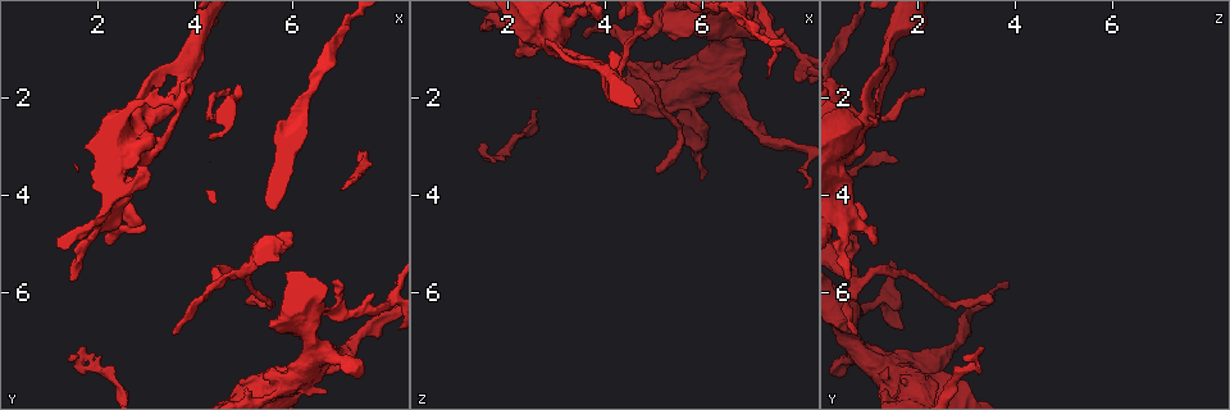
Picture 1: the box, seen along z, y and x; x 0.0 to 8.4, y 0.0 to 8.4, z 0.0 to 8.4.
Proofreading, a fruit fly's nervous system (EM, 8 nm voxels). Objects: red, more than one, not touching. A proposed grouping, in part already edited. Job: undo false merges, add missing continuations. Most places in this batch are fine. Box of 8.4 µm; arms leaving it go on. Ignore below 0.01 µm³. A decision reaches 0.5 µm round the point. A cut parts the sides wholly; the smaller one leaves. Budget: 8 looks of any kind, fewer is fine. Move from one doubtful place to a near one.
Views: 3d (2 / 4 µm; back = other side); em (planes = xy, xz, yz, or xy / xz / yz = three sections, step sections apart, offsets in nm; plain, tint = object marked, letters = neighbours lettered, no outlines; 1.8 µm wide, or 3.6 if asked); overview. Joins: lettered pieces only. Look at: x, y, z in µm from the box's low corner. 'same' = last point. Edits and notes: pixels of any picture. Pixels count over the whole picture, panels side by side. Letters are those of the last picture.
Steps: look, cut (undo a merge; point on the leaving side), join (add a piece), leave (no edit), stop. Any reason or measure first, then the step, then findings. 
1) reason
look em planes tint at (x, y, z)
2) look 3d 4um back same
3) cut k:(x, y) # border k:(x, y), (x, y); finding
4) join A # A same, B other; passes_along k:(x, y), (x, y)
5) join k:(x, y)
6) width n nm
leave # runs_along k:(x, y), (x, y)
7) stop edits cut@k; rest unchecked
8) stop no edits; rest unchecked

free end
look em yz step 4 letters at (5.05, 6.20, 3.55)

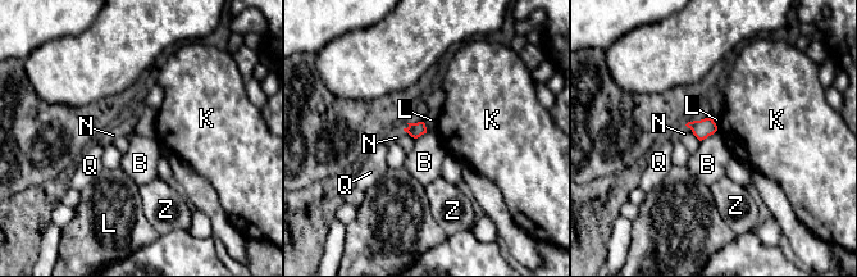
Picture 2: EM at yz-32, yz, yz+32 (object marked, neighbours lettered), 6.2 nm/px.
another direction
look em xy step 8 letters same

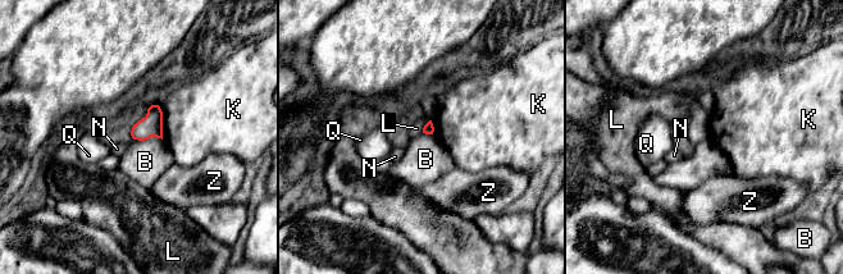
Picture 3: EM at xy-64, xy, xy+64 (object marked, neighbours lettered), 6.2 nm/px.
longest_contact K 220 nm
leave # B other, K other, L other, N other, Q other, Z other; no lettered piece goes on from it

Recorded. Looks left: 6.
thin arm on a thick one
look em 3.6um xy step 8 letters at (3.25, 2.30, 1.05)

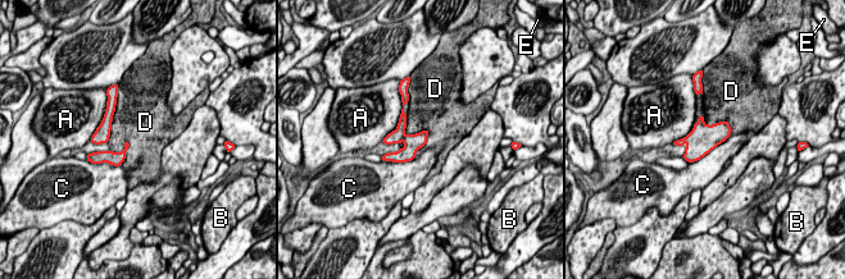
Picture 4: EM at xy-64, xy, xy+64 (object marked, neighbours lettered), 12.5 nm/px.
width 60 nm
leave # A other, B other, C other, D other, E other; border 4:(405, 114), (427, 132), (416, 156); one cell here

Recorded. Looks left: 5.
thin end
look em xz step 16 letters at (1.60, 7.40, 2.90)

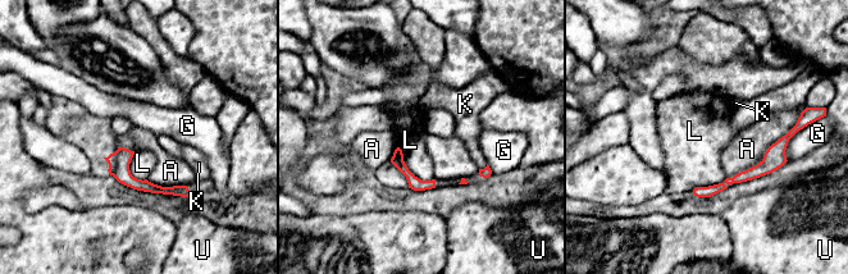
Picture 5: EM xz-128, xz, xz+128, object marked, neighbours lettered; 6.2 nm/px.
look em planes letters same

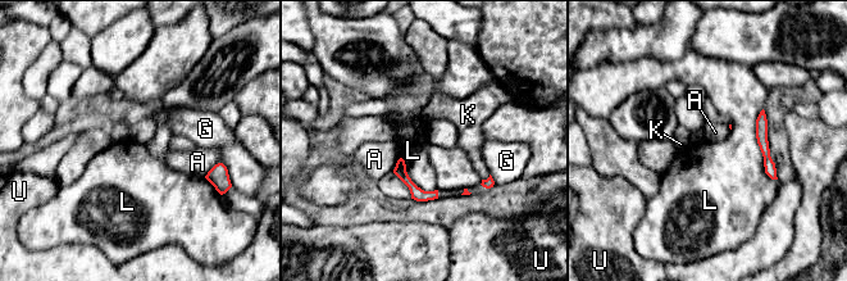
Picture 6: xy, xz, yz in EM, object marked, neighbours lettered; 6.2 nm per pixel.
leave # A other, G other, K other, L other, U other; border 6:(763, 108), (756, 143), (777, 180); no lettered piece goes on from it

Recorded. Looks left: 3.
stop no edits; rest unchecked

